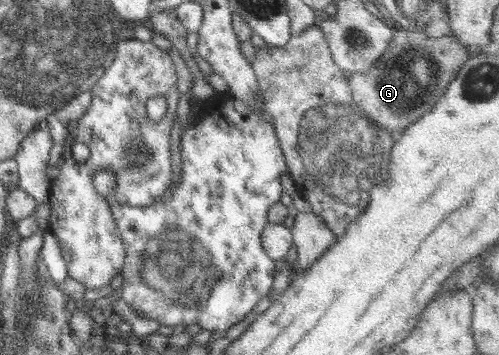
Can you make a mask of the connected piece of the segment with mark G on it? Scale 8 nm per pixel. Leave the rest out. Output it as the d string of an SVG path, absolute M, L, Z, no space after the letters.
M396 26L393 38L379 60L373 63L367 72L349 74L347 80L353 101L360 109L364 110L370 119L373 119L377 125L380 125L397 141L403 130L430 113L437 100L442 97L448 84L458 76L457 73L460 68L469 60L470 55L468 53L468 48L453 35L430 37L427 31L416 33Z

